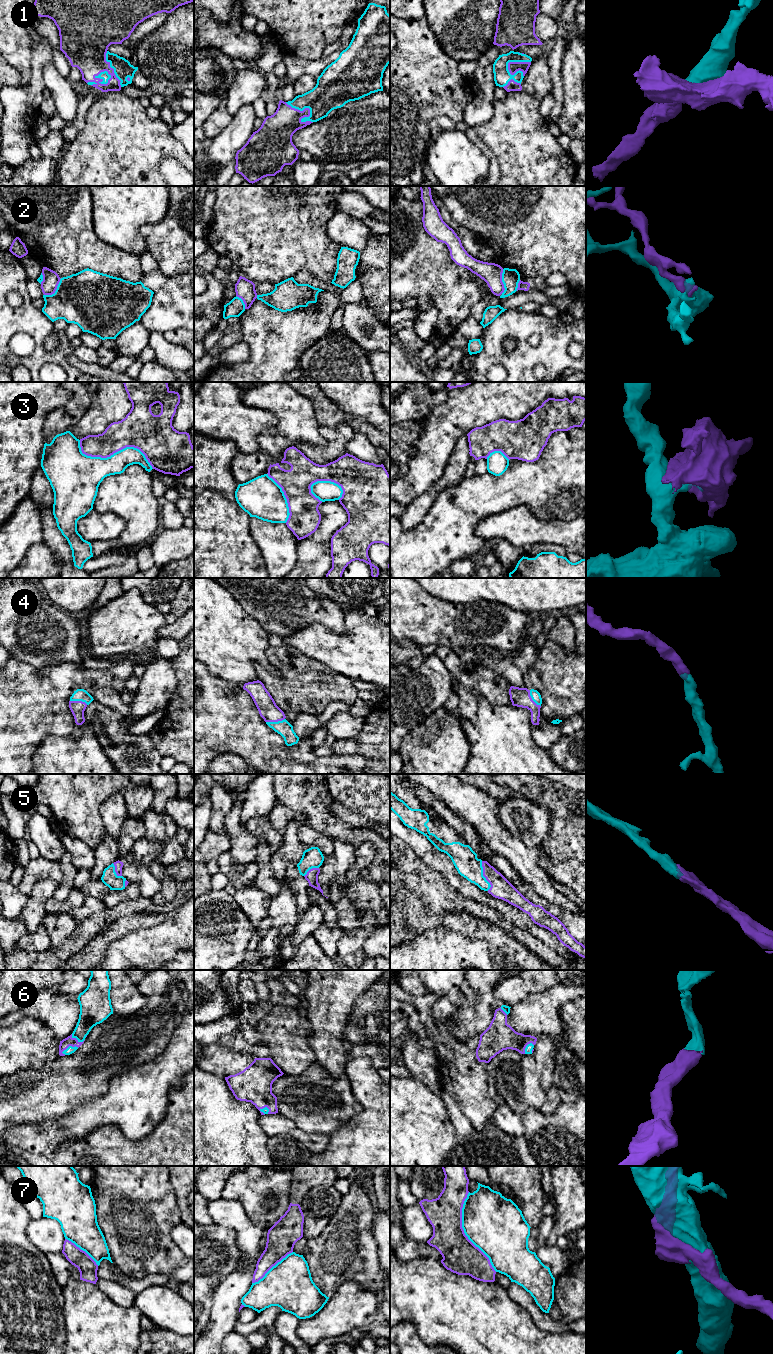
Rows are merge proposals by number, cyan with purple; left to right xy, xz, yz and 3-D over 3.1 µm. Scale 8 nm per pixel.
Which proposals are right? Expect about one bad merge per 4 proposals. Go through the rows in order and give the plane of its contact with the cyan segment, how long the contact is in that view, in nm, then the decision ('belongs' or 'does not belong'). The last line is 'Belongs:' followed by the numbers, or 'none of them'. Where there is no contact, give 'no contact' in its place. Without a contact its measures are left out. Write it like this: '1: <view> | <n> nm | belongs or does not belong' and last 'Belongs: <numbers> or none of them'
1: xy | 220 nm | belongs
2: xy | 200 nm | does not belong
3: xy | 650 nm | does not belong
4: xz | 160 nm | belongs
5: yz | 240 nm | belongs
6: xy | 150 nm | belongs
7: yz | 700 nm | does not belong
Belongs: 1, 4, 5, 6

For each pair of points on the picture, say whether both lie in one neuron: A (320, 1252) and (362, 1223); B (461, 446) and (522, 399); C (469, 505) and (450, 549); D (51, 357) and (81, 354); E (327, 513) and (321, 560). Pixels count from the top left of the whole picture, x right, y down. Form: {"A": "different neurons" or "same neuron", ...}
{"A": "same neuron", "B": "different neurons", "C": "same neuron", "D": "different neurons", "E": "same neuron"}

